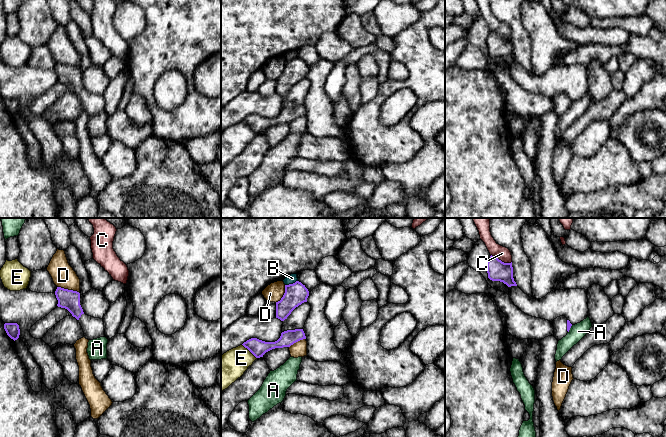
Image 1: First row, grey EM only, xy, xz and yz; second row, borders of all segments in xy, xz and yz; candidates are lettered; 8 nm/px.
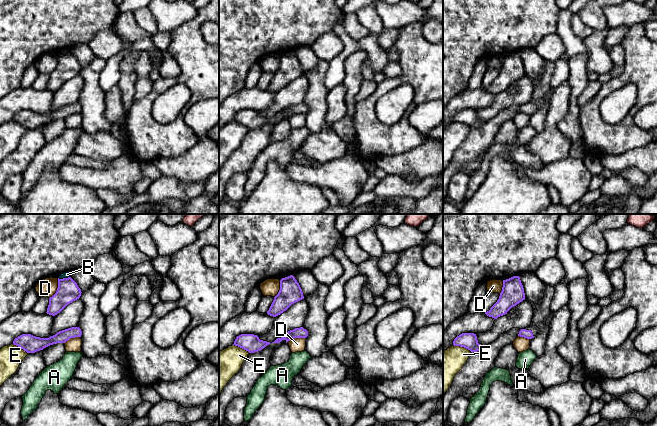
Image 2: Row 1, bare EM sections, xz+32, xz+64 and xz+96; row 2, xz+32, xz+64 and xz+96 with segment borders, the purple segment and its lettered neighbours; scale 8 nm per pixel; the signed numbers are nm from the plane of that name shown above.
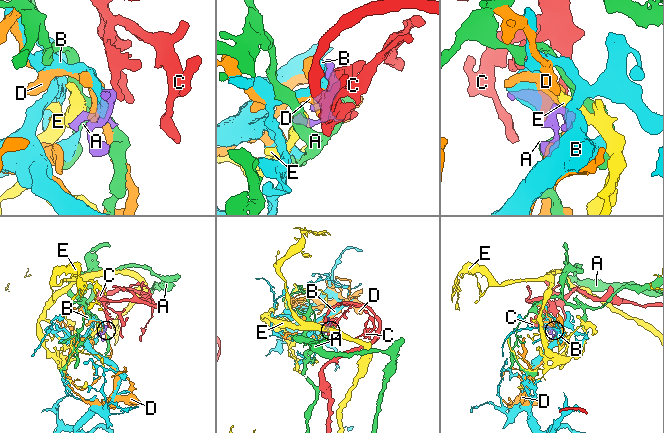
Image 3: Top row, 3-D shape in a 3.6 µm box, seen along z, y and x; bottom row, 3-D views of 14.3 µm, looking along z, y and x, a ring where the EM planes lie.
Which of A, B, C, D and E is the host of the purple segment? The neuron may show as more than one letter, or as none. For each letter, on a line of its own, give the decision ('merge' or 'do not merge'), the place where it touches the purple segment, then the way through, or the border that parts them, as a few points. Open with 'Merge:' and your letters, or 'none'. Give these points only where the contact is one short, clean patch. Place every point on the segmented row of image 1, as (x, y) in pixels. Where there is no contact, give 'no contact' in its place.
Merge: none
A: do not merge; contact yz (569, 329)
B: do not merge; contact xz (291, 284)
C: do not merge; contact yz (500, 260); border yz (491, 254), (504, 262), (511, 262)
D: do not merge; contact xy (67, 289)
E: do not merge; contact xz (249, 350); border xz (242, 344), (256, 358)

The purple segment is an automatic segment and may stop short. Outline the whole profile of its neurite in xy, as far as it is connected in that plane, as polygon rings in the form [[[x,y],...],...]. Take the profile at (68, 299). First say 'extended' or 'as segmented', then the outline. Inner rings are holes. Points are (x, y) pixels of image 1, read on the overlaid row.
extended; [[[57,287],[55,291],[58,307],[67,309],[75,317],[88,340],[105,337],[103,319],[86,315],[80,305],[80,293],[73,290]]]

